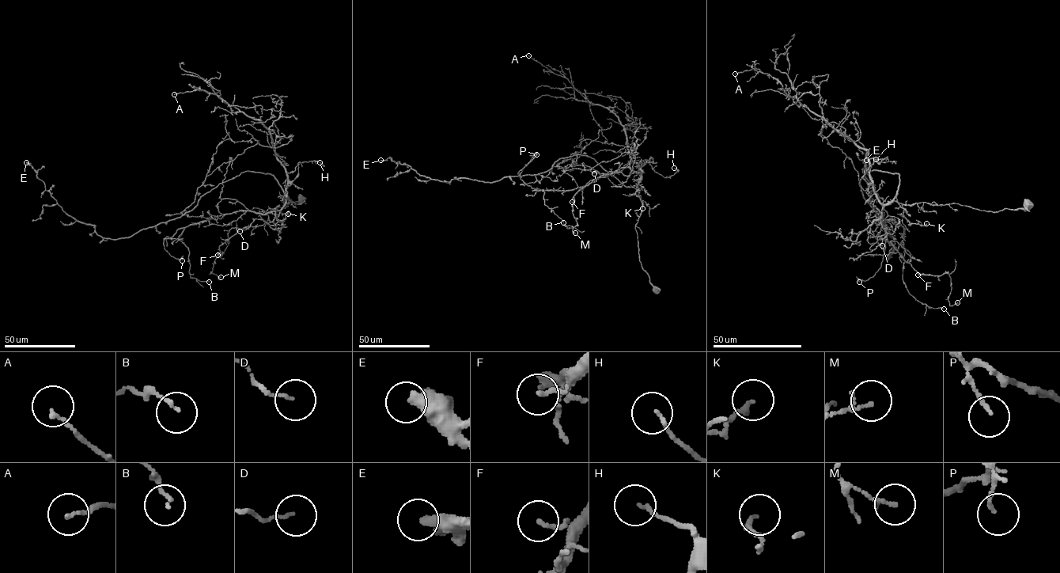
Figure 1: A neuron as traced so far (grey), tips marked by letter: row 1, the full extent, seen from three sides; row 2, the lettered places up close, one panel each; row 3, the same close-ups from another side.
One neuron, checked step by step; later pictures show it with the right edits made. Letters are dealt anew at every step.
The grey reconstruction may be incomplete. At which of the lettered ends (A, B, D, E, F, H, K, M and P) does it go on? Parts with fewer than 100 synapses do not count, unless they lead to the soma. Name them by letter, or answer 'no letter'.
no letter

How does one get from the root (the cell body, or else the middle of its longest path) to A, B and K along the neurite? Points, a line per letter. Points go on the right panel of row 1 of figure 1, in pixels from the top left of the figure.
A: (1027, 205), (992, 212), (956, 203), (882, 204), (865, 150), (789, 96), (769, 74), (755, 68), (735, 73)
B: (1027, 205), (992, 212), (891, 201), (883, 207), (875, 221), (893, 220), (903, 229), (907, 291), (944, 309)
K: (1027, 205), (995, 212), (956, 203), (919, 203), (902, 205), (903, 216), (910, 223), (926, 223)

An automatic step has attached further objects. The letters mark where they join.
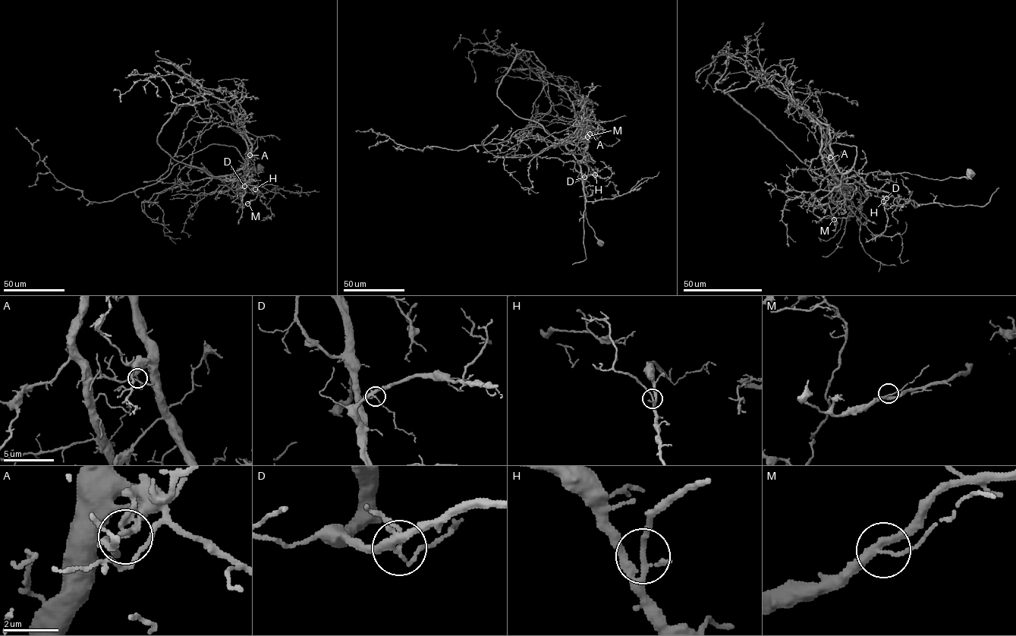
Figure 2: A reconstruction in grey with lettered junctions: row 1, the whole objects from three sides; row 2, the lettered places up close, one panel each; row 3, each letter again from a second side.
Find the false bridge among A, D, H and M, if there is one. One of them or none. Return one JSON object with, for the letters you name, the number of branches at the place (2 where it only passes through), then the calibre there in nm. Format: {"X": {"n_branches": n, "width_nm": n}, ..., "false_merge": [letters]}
{"A": {"n_branches": 5, "width_nm": 180}, "false_merge": ["A"]}

